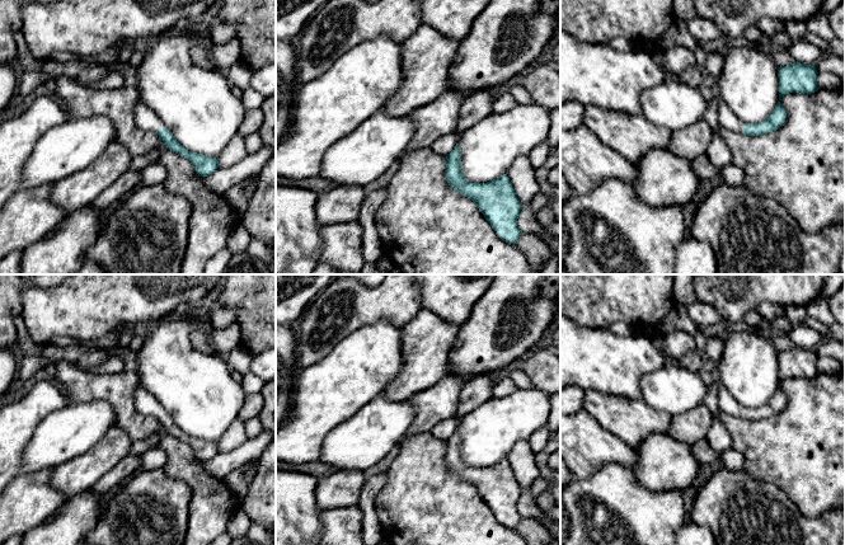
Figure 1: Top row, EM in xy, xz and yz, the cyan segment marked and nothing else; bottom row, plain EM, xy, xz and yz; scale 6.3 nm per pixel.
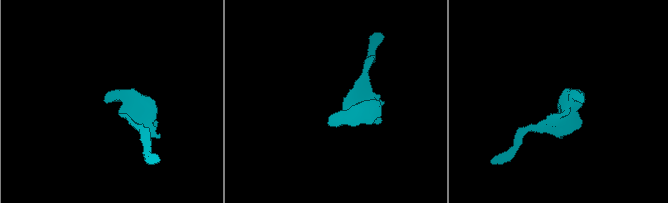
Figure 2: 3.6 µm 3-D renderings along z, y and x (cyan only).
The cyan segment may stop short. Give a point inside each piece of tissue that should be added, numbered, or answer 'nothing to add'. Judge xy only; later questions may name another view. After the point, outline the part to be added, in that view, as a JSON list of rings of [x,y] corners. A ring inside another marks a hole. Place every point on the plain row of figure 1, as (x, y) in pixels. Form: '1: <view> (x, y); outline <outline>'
1: xy (145, 403); outline [[[140,385],[136,387],[133,401],[137,412],[145,415],[152,415],[156,418],[159,413],[166,413],[158,399]]]

